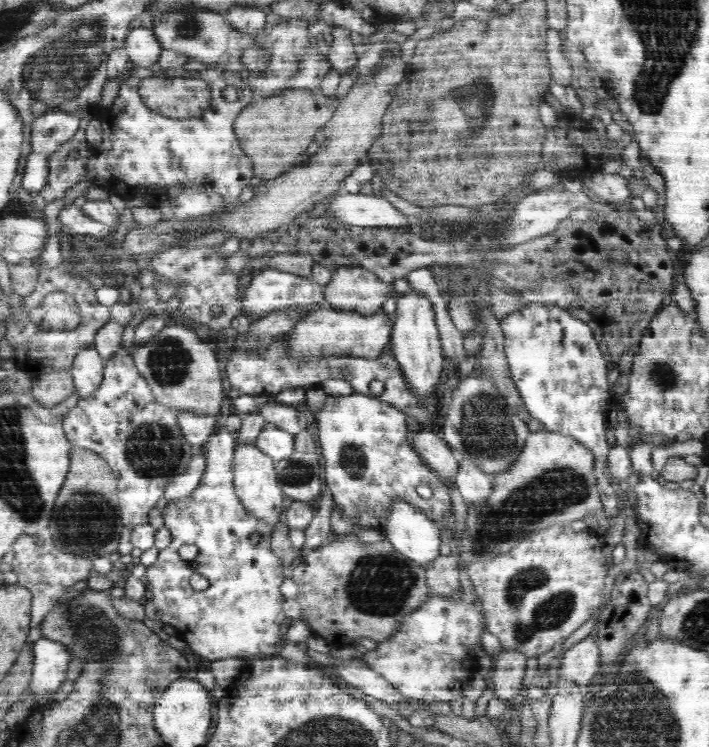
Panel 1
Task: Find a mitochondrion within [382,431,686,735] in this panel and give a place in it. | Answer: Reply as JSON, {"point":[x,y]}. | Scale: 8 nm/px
{"point":[562,487]}

